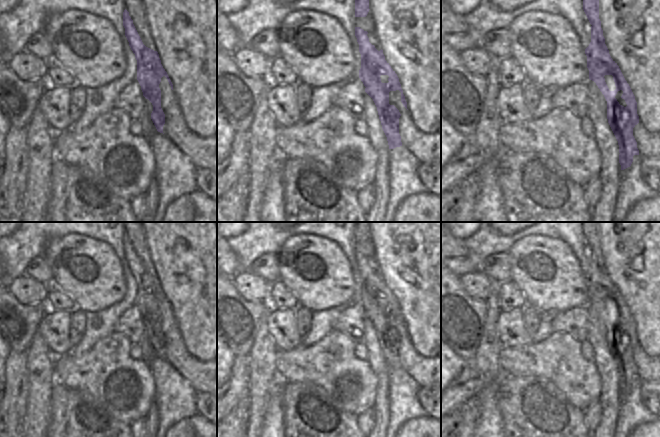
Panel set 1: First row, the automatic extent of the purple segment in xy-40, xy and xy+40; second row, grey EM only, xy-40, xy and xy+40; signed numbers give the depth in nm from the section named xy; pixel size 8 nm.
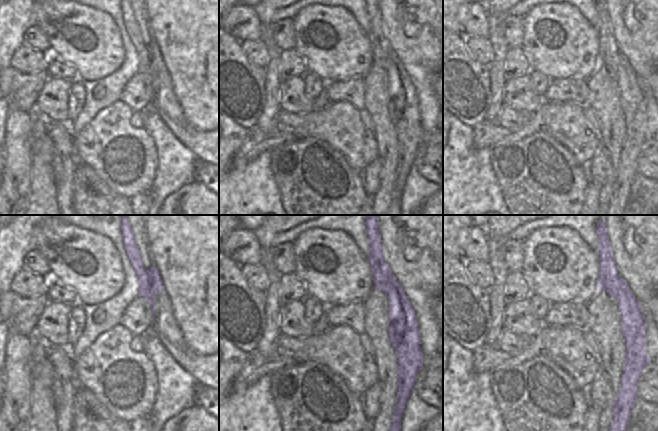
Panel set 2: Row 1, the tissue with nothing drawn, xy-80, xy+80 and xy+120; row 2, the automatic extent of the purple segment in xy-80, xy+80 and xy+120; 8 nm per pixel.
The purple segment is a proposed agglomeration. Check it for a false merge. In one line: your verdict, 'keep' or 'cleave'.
cleave

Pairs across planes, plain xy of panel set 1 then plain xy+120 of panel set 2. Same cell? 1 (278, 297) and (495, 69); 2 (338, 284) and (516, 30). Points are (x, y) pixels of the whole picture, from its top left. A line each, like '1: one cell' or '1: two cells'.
1: two cells
2: two cells

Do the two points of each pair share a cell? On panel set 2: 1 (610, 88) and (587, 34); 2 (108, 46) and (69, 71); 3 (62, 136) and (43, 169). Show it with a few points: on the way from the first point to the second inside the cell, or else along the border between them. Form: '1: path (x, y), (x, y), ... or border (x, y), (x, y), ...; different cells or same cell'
1: border (598, 67), (587, 80); different cells
2: border (59, 59), (68, 63), (76, 71), (77, 77); different cells
3: border (46, 126), (46, 132), (52, 141), (56, 154); different cells

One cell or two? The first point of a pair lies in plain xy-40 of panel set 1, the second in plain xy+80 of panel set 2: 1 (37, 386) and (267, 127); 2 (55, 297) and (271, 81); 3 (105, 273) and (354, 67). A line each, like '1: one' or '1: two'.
1: one
2: two
3: one

